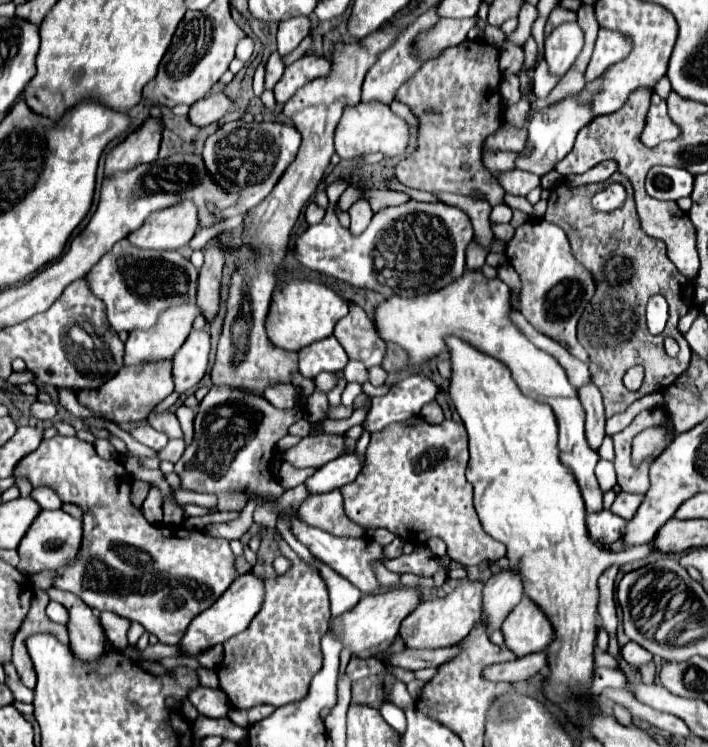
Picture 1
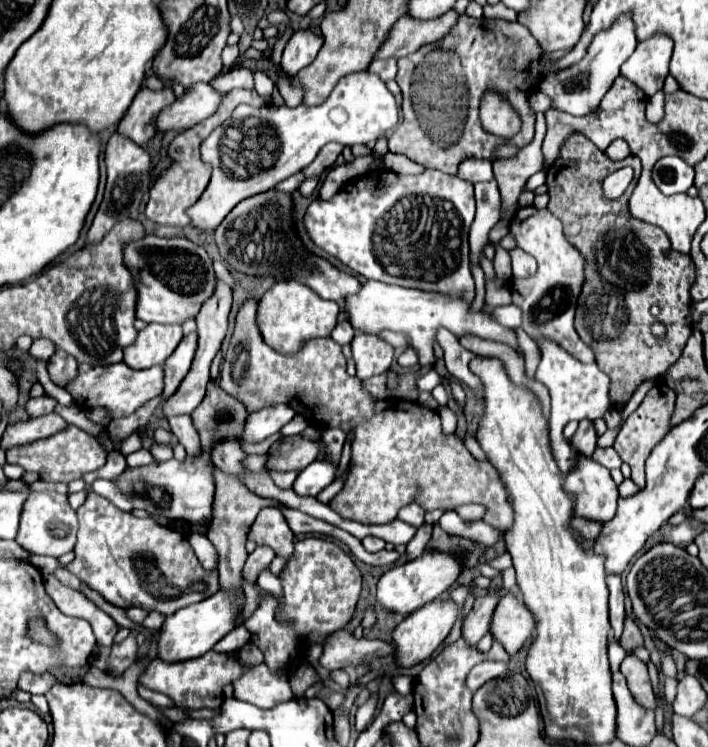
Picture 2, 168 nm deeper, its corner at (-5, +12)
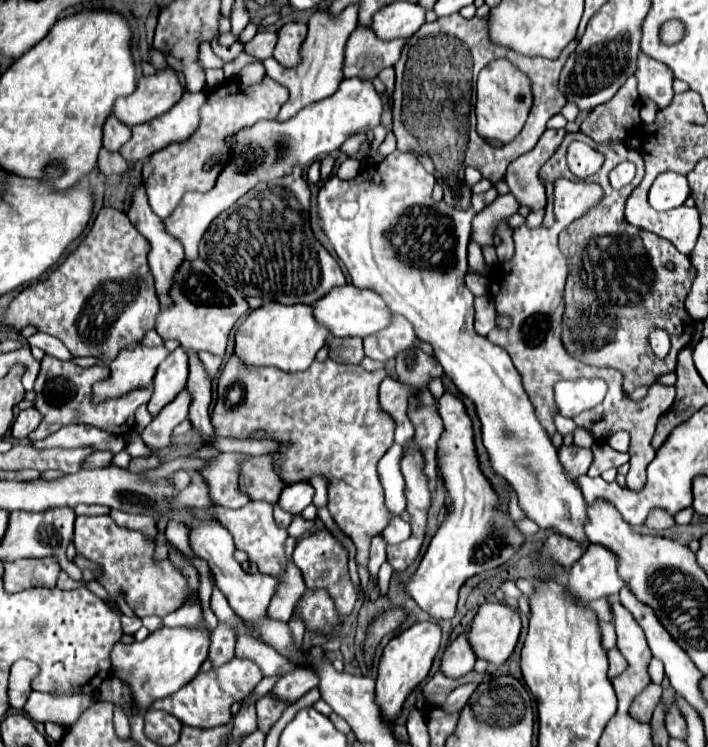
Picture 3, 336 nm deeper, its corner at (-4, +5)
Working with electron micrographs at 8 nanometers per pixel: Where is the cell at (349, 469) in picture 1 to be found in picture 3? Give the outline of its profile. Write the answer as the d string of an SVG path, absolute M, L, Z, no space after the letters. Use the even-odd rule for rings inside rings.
M295 483L295 485L287 485L281 491L281 497L277 499L277 503L281 505L283 511L291 513L291 515L299 515L307 505L311 505L313 501L313 487L309 483Z

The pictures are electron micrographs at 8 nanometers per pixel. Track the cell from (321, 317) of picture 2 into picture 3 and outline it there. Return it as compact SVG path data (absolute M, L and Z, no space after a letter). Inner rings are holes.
M267 303L249 313L249 317L239 325L235 333L235 355L251 367L271 365L281 371L293 373L307 369L315 353L325 345L329 331L317 325L313 317L313 309L309 305L281 305Z

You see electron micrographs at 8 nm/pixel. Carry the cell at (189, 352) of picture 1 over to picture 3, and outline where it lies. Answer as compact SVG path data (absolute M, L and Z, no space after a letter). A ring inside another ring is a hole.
M183 349L169 353L169 359L161 363L153 379L153 395L147 403L151 415L157 415L167 403L171 403L187 383L187 355Z

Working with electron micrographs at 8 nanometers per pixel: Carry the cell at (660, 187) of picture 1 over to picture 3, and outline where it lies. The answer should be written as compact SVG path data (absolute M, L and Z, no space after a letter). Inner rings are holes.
M663 173L655 179L649 189L649 205L657 211L667 211L681 207L689 197L687 179L679 173Z

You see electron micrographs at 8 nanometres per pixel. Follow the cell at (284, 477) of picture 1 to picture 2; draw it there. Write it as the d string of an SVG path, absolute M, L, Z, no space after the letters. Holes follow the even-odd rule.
M270 472L270 476L272 476L272 480L274 480L276 486L280 486L280 488L290 488L290 486L294 484L298 472Z

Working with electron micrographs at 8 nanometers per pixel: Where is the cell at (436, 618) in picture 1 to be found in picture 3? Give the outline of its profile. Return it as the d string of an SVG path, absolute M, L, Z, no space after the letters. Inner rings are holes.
M429 621L429 623L415 623L407 631L393 637L383 649L375 695L377 695L377 705L381 707L381 711L385 711L385 719L389 719L389 723L393 723L401 715L401 709L411 691L427 677L433 657L439 651L439 643L441 643L441 629L435 621Z

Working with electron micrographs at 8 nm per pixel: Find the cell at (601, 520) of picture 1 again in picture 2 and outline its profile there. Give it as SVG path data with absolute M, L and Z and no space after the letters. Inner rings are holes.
M574 518L572 520L572 528L576 530L576 532L580 532L586 540L594 540L594 538L598 538L600 536L600 532L602 532L602 522L594 522L594 520L586 520L586 518Z

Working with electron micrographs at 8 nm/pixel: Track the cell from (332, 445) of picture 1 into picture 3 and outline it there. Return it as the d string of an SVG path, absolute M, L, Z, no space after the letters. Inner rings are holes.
M269 455L265 457L245 457L241 461L241 491L249 495L251 501L267 501L275 503L279 499L285 483L273 471L273 461Z

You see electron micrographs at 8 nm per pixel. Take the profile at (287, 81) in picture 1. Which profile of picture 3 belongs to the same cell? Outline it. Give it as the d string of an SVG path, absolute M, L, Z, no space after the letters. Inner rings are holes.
M285 23L277 31L277 45L273 57L285 67L295 67L299 63L299 47L305 35L307 35L305 23Z

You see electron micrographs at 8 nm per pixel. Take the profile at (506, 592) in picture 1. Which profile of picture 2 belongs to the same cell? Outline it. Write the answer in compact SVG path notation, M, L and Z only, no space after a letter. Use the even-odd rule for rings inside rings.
M496 586L492 592L486 592L486 596L476 598L476 604L462 626L462 636L466 638L468 644L476 644L490 630L490 620L492 620L494 608L498 606L500 590L502 588Z

